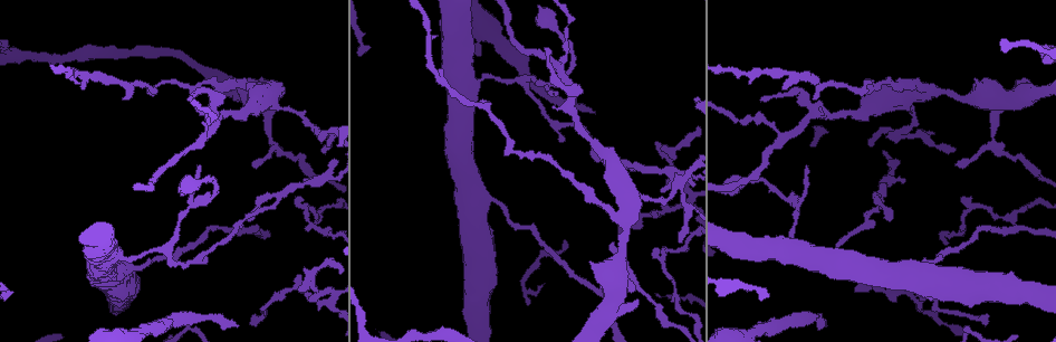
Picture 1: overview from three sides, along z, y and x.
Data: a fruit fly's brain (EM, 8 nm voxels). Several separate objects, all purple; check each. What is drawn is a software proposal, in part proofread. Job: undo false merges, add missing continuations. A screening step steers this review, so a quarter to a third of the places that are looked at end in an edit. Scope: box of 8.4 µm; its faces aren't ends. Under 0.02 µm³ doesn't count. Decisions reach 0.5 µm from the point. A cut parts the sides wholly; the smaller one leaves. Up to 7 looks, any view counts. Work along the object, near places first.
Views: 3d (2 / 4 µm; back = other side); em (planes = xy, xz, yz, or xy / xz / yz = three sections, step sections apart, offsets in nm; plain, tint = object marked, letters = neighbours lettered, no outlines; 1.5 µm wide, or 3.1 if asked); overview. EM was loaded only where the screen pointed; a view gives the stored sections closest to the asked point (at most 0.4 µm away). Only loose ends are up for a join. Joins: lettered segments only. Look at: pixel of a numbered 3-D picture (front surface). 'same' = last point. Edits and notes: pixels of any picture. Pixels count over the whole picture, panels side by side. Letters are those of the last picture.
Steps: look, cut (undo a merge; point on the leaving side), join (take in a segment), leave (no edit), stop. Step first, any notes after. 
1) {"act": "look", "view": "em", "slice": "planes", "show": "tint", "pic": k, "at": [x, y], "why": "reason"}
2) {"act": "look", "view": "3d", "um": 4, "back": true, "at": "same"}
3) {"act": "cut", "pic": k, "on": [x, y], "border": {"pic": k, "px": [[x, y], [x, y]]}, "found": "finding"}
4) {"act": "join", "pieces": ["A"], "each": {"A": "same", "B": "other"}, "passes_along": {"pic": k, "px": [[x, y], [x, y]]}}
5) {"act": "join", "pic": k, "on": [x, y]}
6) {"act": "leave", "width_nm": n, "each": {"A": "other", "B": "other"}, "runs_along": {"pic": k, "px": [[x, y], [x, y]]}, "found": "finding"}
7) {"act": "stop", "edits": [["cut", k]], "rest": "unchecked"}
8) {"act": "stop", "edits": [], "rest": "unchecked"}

{"act": "look", "view": "3d", "um": 4, "pic": 1, "at": [305, 180], "why": "branch stops here"}

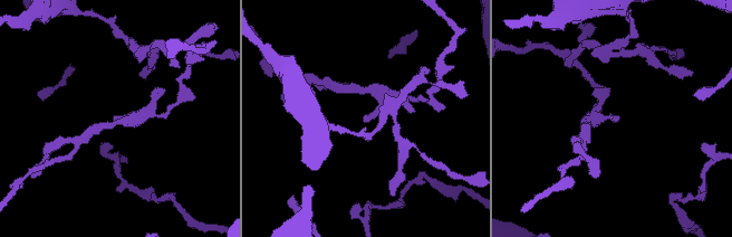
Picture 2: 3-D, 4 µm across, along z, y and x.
{"act": "look", "view": "em", "slice": "planes", "show": "letters", "pic": 2, "at": [615, 120], "why": "now the EM"}

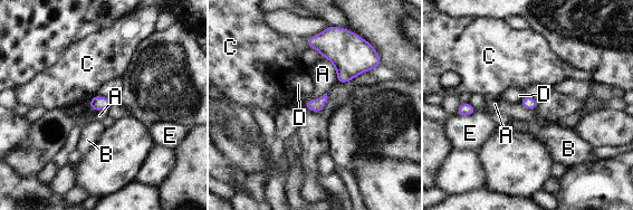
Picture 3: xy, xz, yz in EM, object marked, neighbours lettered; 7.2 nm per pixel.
{"act": "leave", "each": {"A": "other", "B": "other", "C": "other", "D": "other", "E": "other"}, "border": {"pic": 3, "px": [[322, 56], [334, 67], [336, 82]]}, "found": "no lettered segment goes on from it"}

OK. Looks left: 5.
{"act": "look", "view": "3d", "um": 4, "pic": 1, "at": [985, 325], "why": "tapers out"}

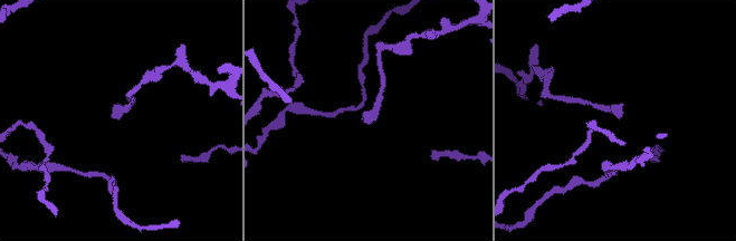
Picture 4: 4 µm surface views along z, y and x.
{"act": "look", "view": "em", "slice": "yz", "step": 8, "show": "letters", "pic": 4, "at": [114, 117], "why": "now the EM"}

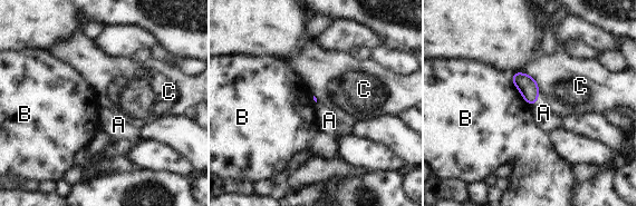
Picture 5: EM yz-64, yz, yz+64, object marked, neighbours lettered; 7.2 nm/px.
{"act": "leave", "longest_contact_nm": ["B", 280], "each": {"A": "other", "B": "other", "C": "other"}, "border": {"pic": 5, "px": [[512, 74], [512, 84], [531, 106]]}, "found": "none of them fits"}

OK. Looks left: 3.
{"act": "look", "view": "em", "slice": "yz", "step": 4, "show": "tint", "pic": 1, "at": [556, 92], "why": "tapers out"}

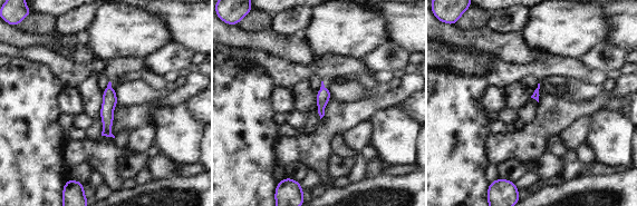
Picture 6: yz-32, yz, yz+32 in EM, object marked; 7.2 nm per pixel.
{"act": "look", "view": "em", "slice": "planes", "show": "letters", "at": "same", "why": "cut it another way"}

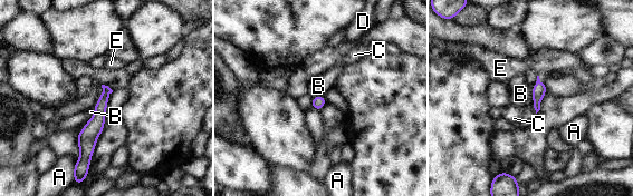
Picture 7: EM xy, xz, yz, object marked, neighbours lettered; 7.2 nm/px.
{"act": "join", "pic": 7, "on": [545, 62], "longest_contact_nm": ["B", 150], "each": {"A": "other", "B": "other", "C": "other", "D": "other", "E": "same"}, "passes_along": {"pic": 7, "px": [[539, 90], [539, 79], [545, 62]]}, "found": "the cell continues"}

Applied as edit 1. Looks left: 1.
{"act": "stop", "edits": [["join", 7]], "rest": "unchecked"}

